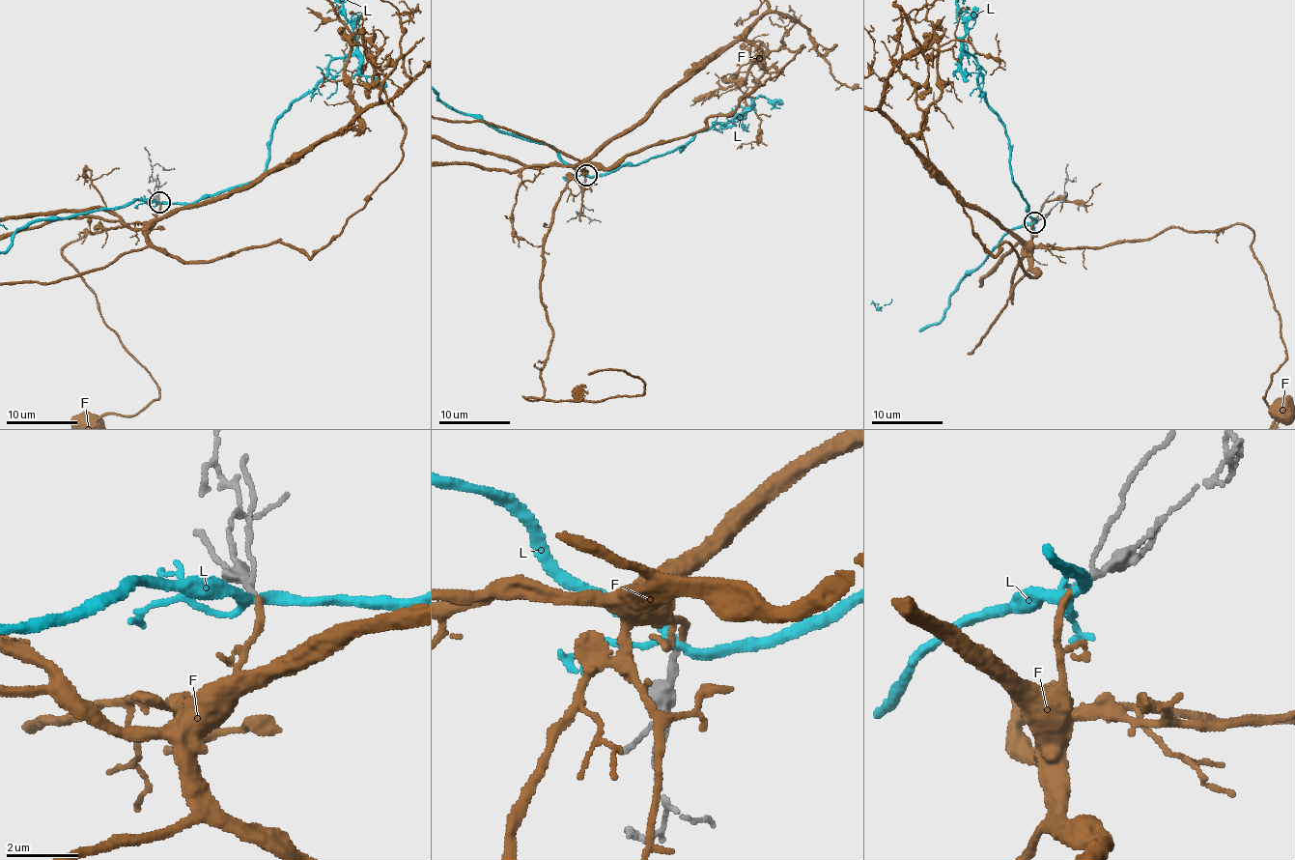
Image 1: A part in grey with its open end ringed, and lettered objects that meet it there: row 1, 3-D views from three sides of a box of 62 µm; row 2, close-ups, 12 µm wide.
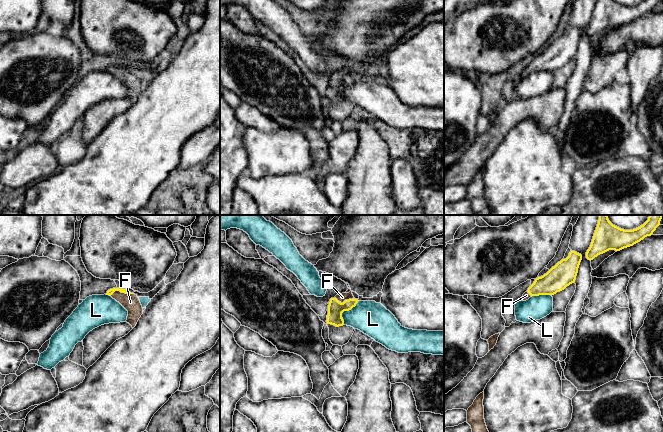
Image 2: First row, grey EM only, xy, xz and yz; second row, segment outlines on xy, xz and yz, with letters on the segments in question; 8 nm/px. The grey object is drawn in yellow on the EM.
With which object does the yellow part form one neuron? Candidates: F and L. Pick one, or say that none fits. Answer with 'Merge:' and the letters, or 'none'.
Merge: F

